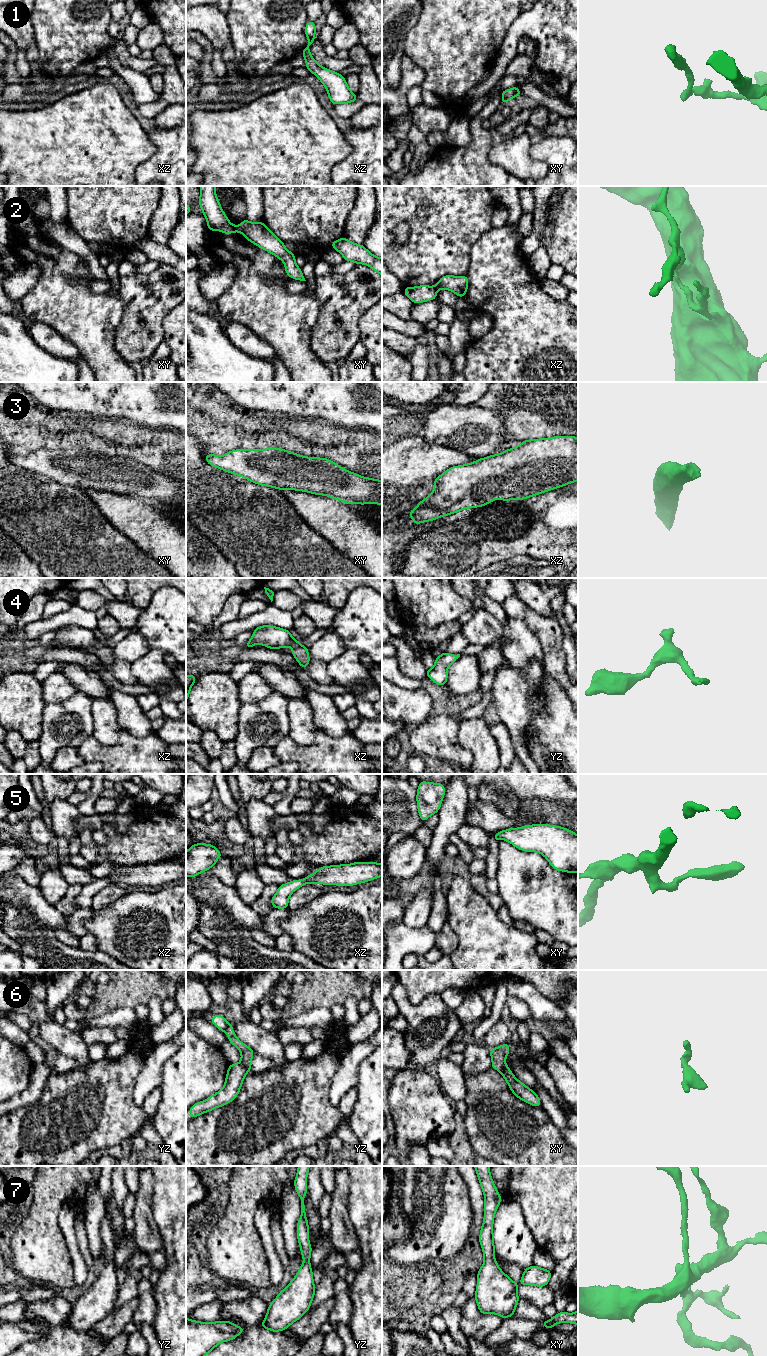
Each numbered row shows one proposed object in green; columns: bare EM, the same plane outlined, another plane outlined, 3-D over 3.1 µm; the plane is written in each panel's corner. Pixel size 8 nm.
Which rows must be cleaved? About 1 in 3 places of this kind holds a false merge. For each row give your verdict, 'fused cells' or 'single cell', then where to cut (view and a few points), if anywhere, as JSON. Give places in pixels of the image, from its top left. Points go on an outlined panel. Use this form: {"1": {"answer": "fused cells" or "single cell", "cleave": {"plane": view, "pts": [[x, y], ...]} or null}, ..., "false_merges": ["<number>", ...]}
{"1": {"answer": "single cell", "cleave": null}, "2": {"answer": "fused cells", "cleave": {"plane": "xy", "pts": [[237, 226], [239, 231]]}}, "3": {"answer": "single cell", "cleave": null}, "4": {"answer": "single cell", "cleave": null}, "5": {"answer": "single cell", "cleave": null}, "6": {"answer": "fused cells", "cleave": {"plane": "yz", "pts": [[240, 1062], [248, 1071]]}}, "7": {"answer": "single cell", "cleave": null}, "false_merges": ["2", "6"]}

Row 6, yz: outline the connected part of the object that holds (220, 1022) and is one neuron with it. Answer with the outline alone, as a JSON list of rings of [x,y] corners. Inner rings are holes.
[[[214,1014],[211,1022],[219,1030],[226,1033],[228,1035],[229,1042],[239,1049],[241,1052],[240,1063],[246,1068],[248,1072],[250,1072],[252,1057],[255,1052],[237,1038],[237,1036],[234,1034],[232,1025],[223,1016]]]

